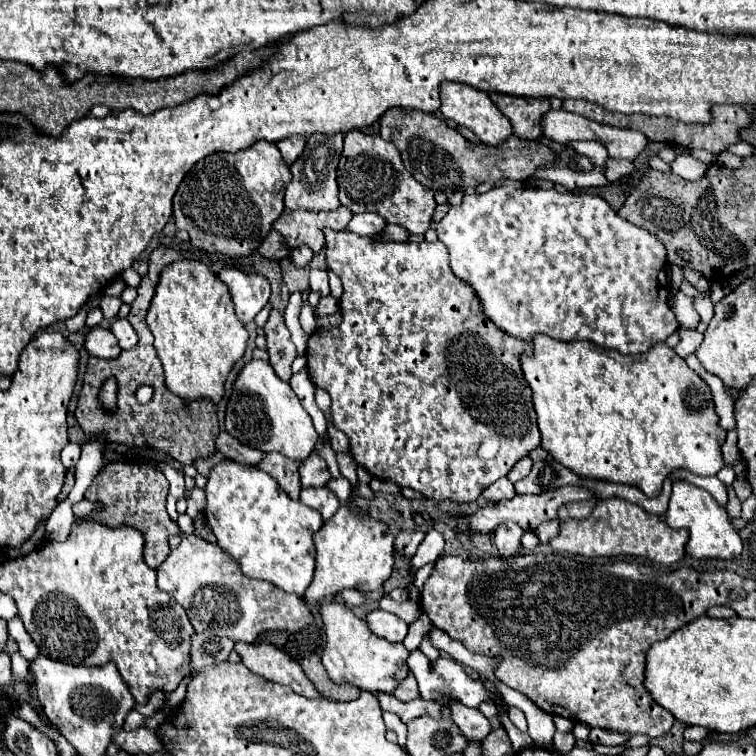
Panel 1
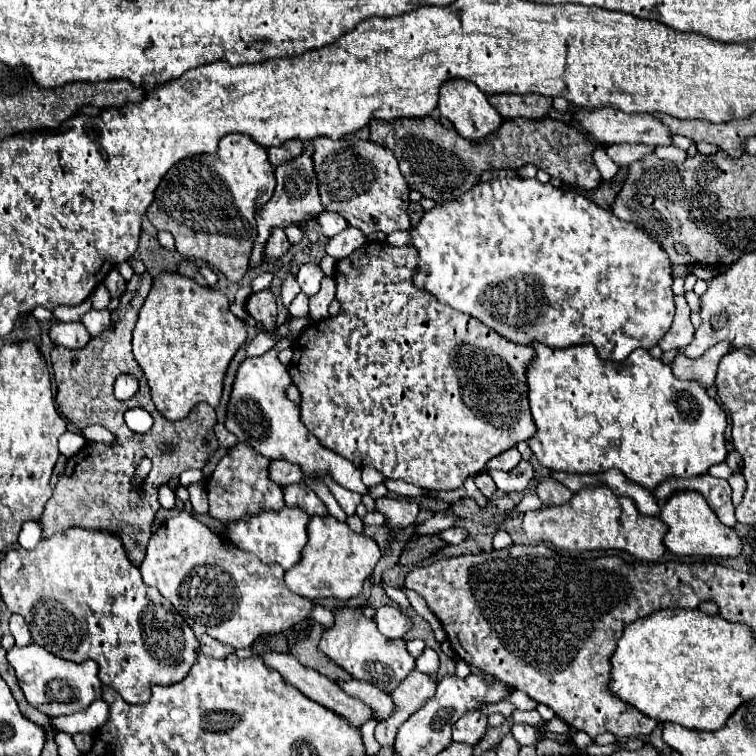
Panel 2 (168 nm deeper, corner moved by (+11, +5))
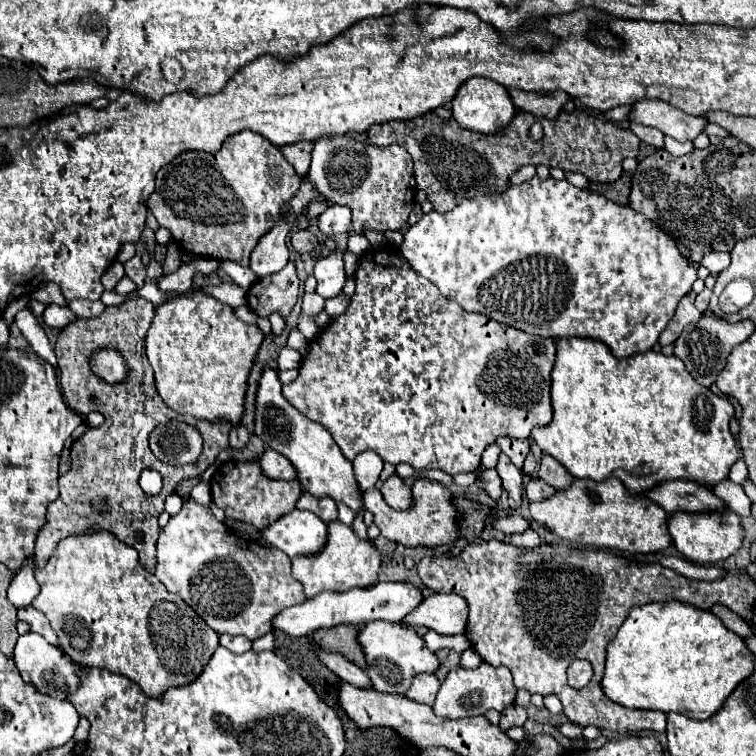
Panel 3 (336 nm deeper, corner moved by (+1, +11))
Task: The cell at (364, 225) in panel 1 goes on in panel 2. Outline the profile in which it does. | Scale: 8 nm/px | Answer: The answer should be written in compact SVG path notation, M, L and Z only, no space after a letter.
M324 212L324 214L320 214L318 224L320 224L324 236L328 236L328 238L336 236L338 232L342 232L342 230L348 226L346 220L344 220L340 214L334 214L334 212Z

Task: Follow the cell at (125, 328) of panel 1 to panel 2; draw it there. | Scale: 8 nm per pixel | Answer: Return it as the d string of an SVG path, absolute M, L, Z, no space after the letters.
M90 310L82 316L82 322L84 326L88 328L88 332L94 336L94 334L102 334L110 328L110 312L108 310Z

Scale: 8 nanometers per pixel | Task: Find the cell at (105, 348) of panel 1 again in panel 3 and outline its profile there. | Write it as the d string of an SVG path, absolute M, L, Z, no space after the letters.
M48 304L42 314L42 320L44 320L44 324L48 324L52 328L66 328L70 322L76 320L76 316L66 306Z

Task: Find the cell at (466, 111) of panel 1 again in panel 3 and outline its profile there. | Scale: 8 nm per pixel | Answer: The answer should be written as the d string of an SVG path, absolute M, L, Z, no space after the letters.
M470 78L458 88L452 100L452 116L462 128L478 130L482 134L494 134L512 122L512 118L516 116L516 106L512 104L506 86L496 84L490 78Z

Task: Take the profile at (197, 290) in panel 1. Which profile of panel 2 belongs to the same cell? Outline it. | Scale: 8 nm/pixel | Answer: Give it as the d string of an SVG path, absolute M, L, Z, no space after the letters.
M160 272L140 308L132 340L134 358L144 370L160 414L182 420L198 402L218 406L224 372L246 336L244 322L232 314L222 292L202 288L178 272Z

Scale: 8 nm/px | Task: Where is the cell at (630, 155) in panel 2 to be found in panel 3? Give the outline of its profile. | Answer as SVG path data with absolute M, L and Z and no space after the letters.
M630 124L630 130L646 144L654 146L654 148L662 148L664 146L664 134L658 128L650 128L650 126L640 126L640 124Z

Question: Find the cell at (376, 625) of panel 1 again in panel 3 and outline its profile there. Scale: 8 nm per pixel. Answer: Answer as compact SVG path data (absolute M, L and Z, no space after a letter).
M434 594L404 618L408 626L426 626L438 634L462 634L468 624L468 604L458 594Z

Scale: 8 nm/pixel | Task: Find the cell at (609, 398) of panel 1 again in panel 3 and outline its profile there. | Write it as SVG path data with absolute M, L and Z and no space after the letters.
M560 338L556 344L556 364L552 370L552 408L554 418L542 428L534 428L532 438L542 452L556 458L574 478L590 478L602 482L610 476L622 480L634 496L666 480L690 480L712 488L728 478L732 464L740 458L740 450L730 432L734 406L728 398L716 396L710 388L700 386L676 356L648 350L626 360L612 356L610 348L600 340Z

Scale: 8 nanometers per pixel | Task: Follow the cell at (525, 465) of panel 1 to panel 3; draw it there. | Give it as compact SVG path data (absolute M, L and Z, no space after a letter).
M500 436L496 442L500 444L502 452L510 458L510 462L512 462L516 468L522 468L524 458L526 458L526 454L530 452L528 440L518 440L518 438L510 438L510 436Z

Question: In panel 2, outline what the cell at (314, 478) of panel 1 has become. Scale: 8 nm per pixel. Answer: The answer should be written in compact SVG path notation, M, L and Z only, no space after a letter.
M272 460L270 464L270 478L278 484L278 486L290 486L300 482L304 476L300 474L300 466L292 466L292 462L284 462L284 460Z

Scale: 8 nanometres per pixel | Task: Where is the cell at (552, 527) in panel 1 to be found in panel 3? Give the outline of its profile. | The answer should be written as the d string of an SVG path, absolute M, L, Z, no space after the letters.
M536 476L532 478L534 480L534 484L528 484L526 486L526 496L528 496L528 500L544 500L544 498L550 498L556 490L554 490L554 486L550 486L550 484L546 484L544 480L538 480Z

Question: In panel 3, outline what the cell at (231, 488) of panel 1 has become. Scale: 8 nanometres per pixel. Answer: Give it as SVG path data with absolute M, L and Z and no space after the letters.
M292 510L270 528L266 528L262 534L270 546L282 550L290 558L298 554L314 556L322 552L326 544L328 526L322 524L322 520L312 512Z

